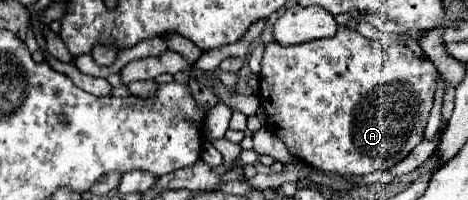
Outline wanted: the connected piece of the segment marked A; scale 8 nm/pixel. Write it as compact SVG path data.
M340 26L336 36L332 36L332 38L312 40L312 42L304 42L304 44L296 44L296 46L280 46L278 42L268 44L264 58L262 58L258 98L260 98L260 108L266 112L266 116L270 120L272 132L278 138L282 136L282 142L286 144L286 148L290 150L292 156L296 156L302 162L306 162L308 166L324 170L324 172L332 172L332 174L340 174L340 176L366 176L366 174L372 174L372 172L390 170L394 164L404 160L412 152L412 148L416 144L420 144L420 140L424 140L422 134L424 134L424 128L426 128L428 114L432 110L434 92L436 92L436 78L438 78L436 74L426 74L426 60L412 56L412 52L408 50L406 44L390 42L388 46L382 46L382 40L368 40L360 32L350 30L346 26Z

